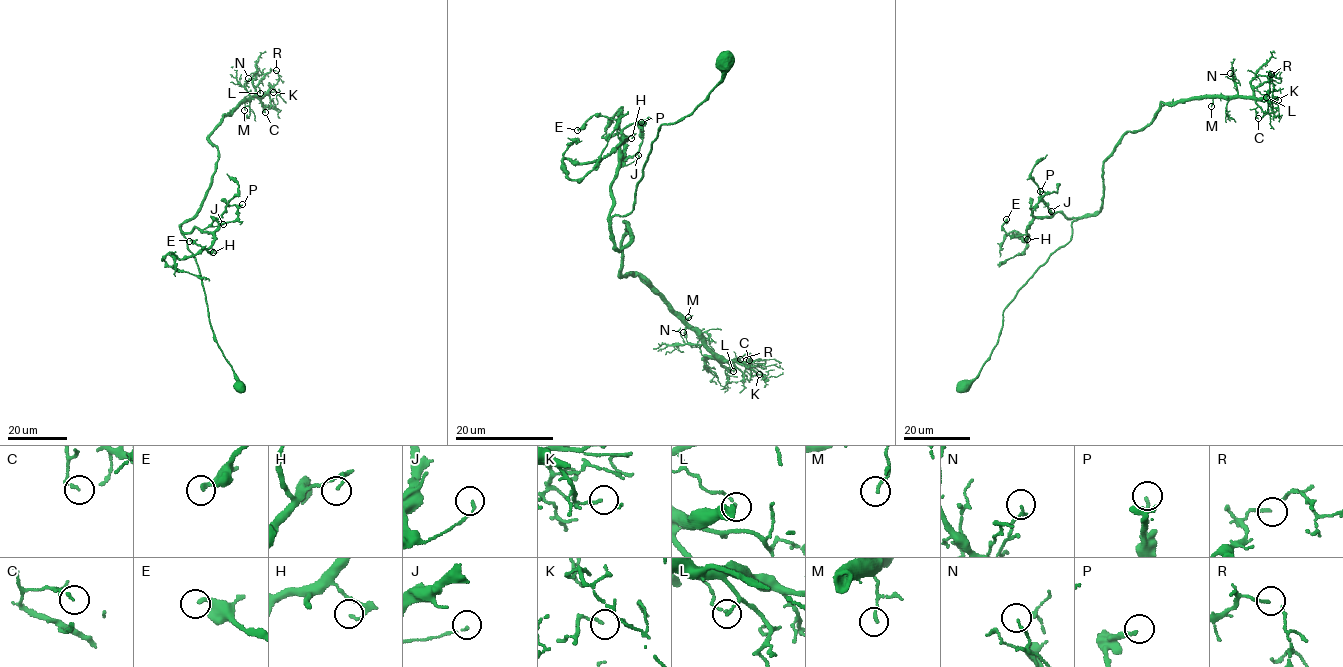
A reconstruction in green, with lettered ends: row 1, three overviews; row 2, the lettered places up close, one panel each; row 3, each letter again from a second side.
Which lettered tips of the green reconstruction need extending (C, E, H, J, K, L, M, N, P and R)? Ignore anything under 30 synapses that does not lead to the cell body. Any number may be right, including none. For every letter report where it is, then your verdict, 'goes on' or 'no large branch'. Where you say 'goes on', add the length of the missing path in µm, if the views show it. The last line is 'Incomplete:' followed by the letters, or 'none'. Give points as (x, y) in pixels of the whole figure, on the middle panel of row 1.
C: place (749, 360); no large branch
E: place (577, 130); no large branch
H: place (631, 138); no large branch
J: place (638, 155); no large branch
K: place (759, 374); no large branch
L: place (733, 371); no large branch
M: place (688, 317); no large branch
N: place (683, 332); no large branch
P: place (641, 122); no large branch
R: place (740, 359); no large branch
Incomplete: none

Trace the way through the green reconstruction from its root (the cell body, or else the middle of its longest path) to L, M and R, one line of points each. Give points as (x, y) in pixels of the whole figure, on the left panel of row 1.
L: (240, 385), (217, 343), (198, 267), (179, 229), (210, 182), (219, 154), (209, 136), (256, 87), (260, 93)
M: (240, 385), (217, 343), (198, 267), (179, 229), (210, 182), (219, 154), (209, 136), (244, 102), (244, 110)
R: (240, 385), (217, 343), (198, 267), (179, 229), (210, 182), (219, 154), (209, 136), (276, 70)

